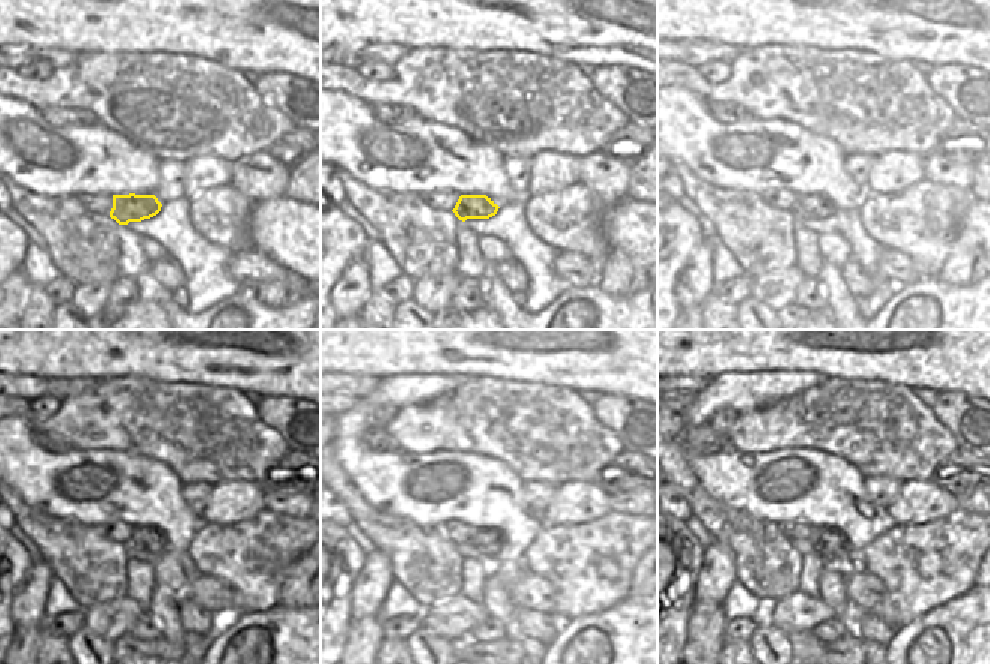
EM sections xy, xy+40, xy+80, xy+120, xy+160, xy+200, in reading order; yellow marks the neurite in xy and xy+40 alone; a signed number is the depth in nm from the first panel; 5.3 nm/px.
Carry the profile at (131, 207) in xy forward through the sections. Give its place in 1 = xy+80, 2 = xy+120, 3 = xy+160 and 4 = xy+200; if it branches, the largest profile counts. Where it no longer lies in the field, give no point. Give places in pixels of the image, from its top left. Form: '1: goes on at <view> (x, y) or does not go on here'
1: goes on at xy+80 (812, 206)
2: goes on at xy+120 (150, 540)
3: goes on at xy+160 (489, 541)
4: goes on at xy+200 (830, 543)

